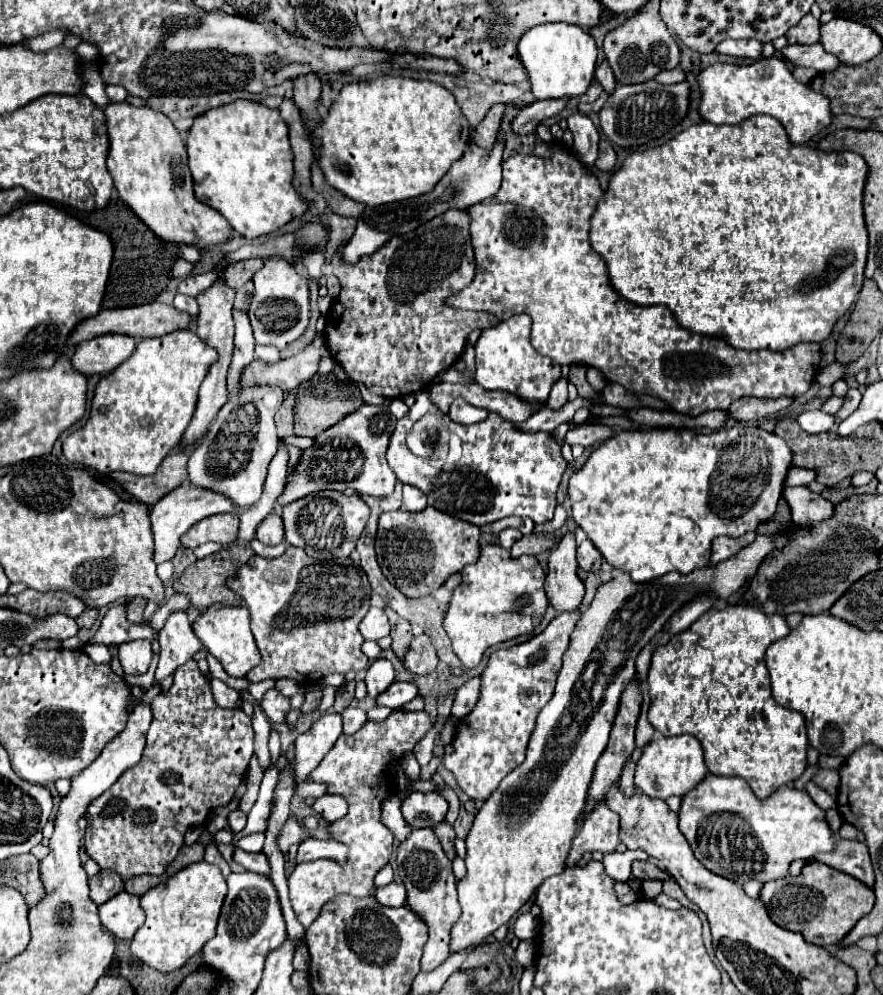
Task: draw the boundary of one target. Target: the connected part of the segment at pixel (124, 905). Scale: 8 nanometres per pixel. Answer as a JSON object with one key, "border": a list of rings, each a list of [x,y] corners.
{"border":[[[119,891],[109,903],[99,905],[99,917],[103,927],[119,939],[131,939],[145,921],[145,911],[139,905],[137,895]]]}

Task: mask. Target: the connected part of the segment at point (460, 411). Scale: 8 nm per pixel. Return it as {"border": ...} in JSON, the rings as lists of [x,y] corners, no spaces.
{"border":[[[455,399],[453,405],[451,405],[451,411],[449,411],[449,417],[455,421],[455,423],[461,423],[461,425],[471,425],[471,423],[477,423],[481,419],[485,419],[489,415],[489,411],[481,409],[481,407],[473,407],[469,405],[465,399]]]}

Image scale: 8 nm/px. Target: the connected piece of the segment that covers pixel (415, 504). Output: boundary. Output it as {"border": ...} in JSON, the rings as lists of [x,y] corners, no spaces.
{"border":[[[403,485],[403,507],[407,511],[423,511],[427,507],[427,499],[417,487]]]}

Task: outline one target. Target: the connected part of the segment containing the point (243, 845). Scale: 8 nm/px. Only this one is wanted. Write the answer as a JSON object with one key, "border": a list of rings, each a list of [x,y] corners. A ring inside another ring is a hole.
{"border":[[[257,831],[257,833],[251,833],[251,835],[243,835],[237,841],[237,847],[243,849],[243,851],[261,851],[263,849],[263,841],[265,841],[265,833]]]}

